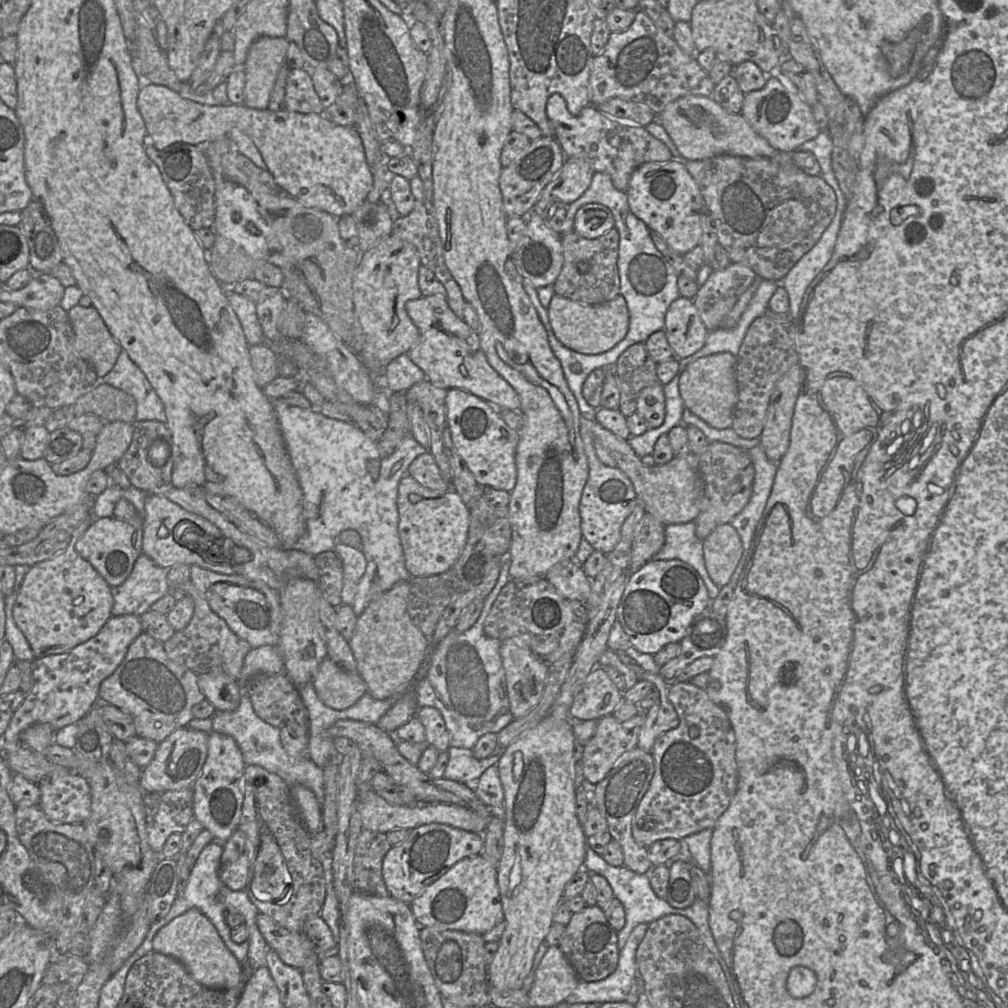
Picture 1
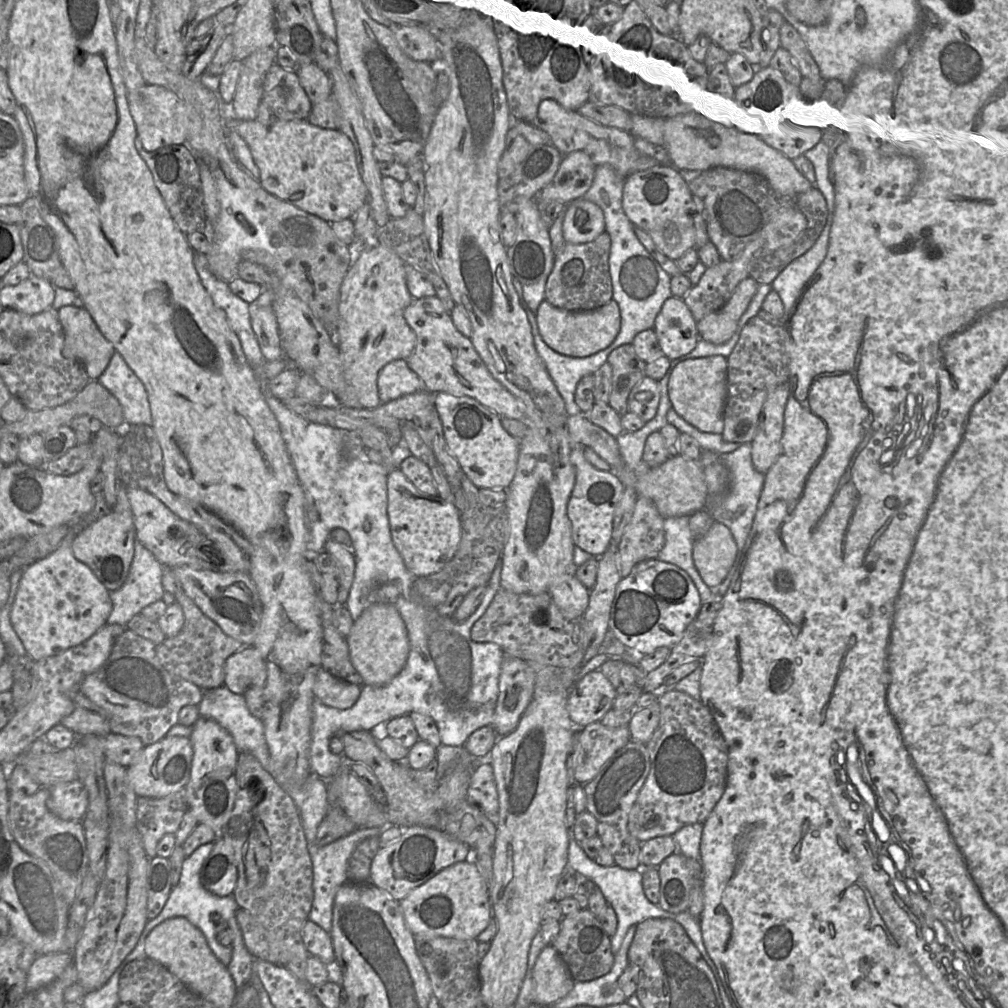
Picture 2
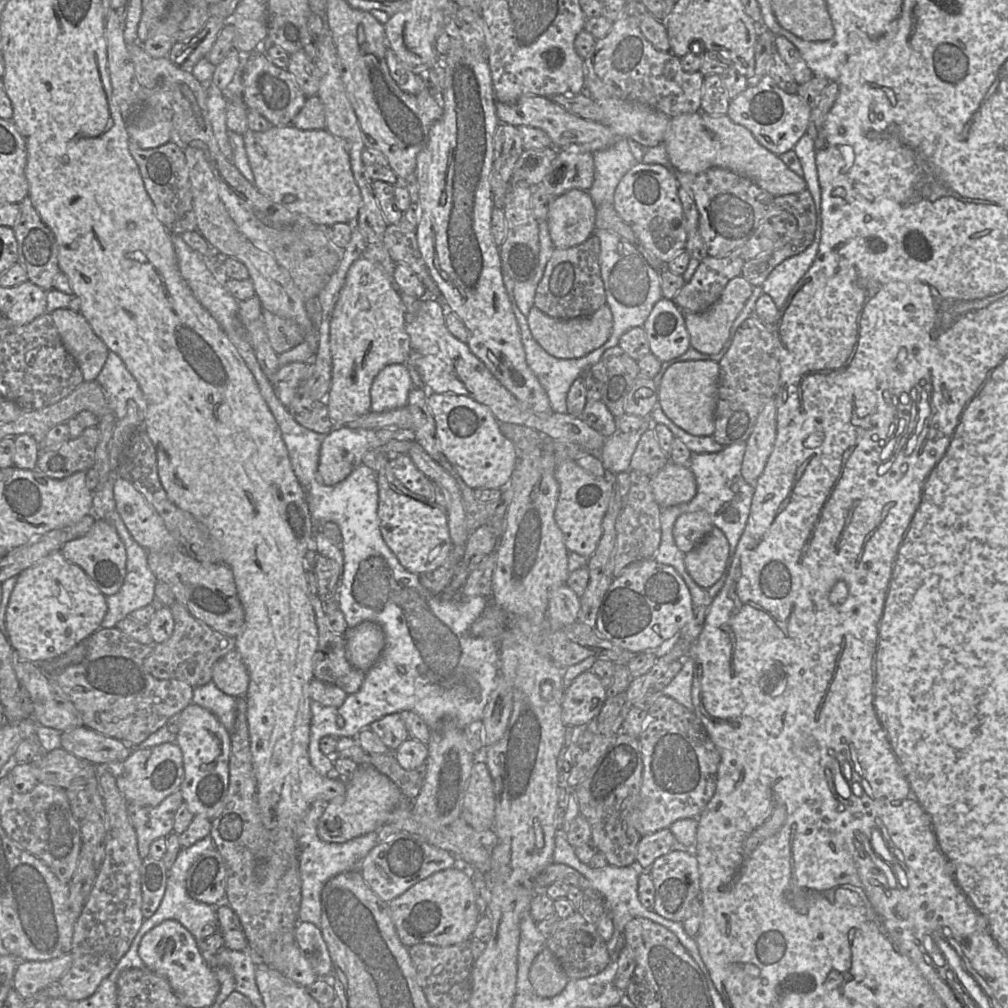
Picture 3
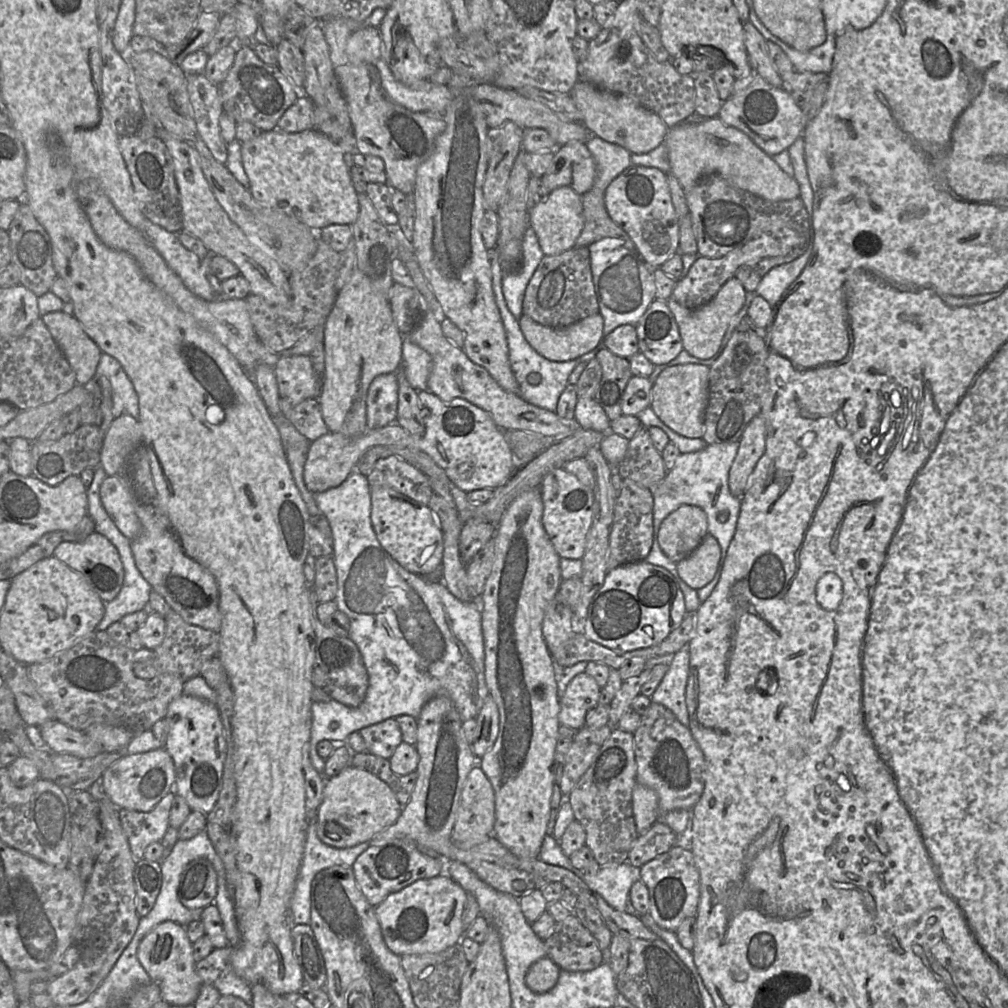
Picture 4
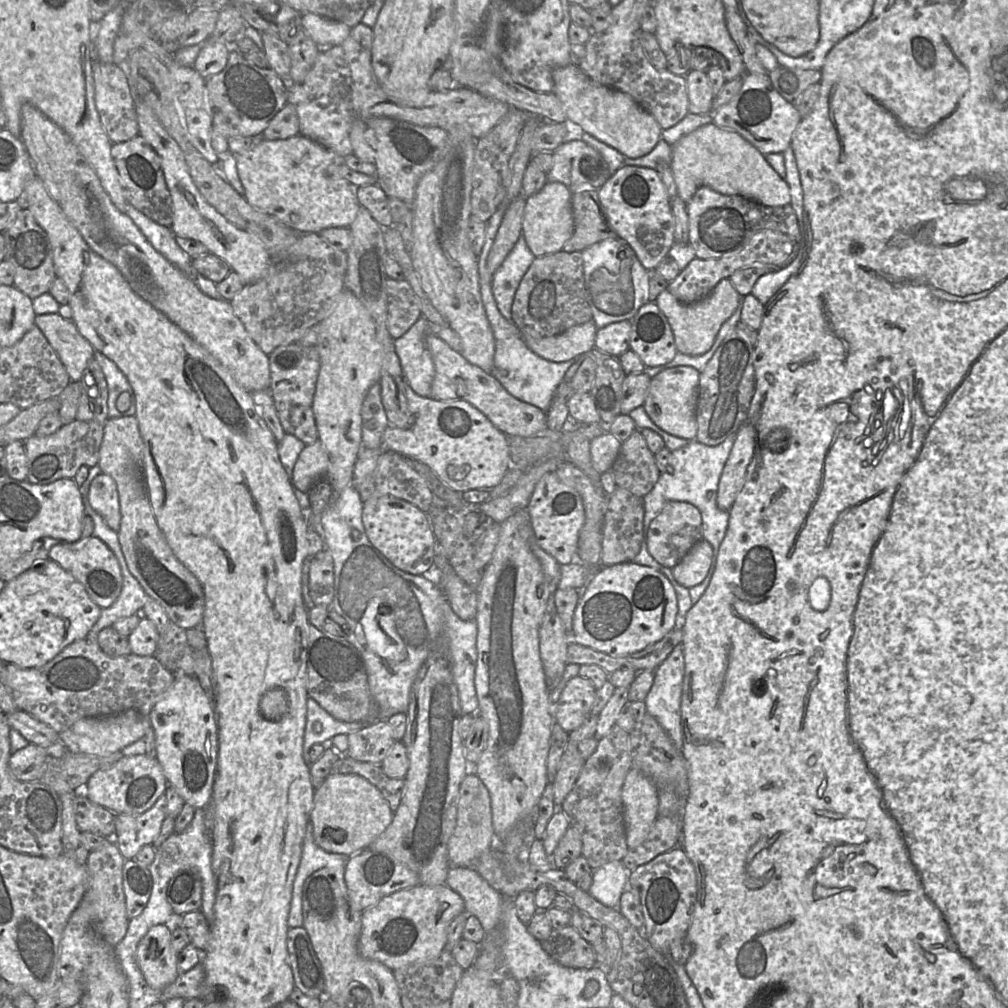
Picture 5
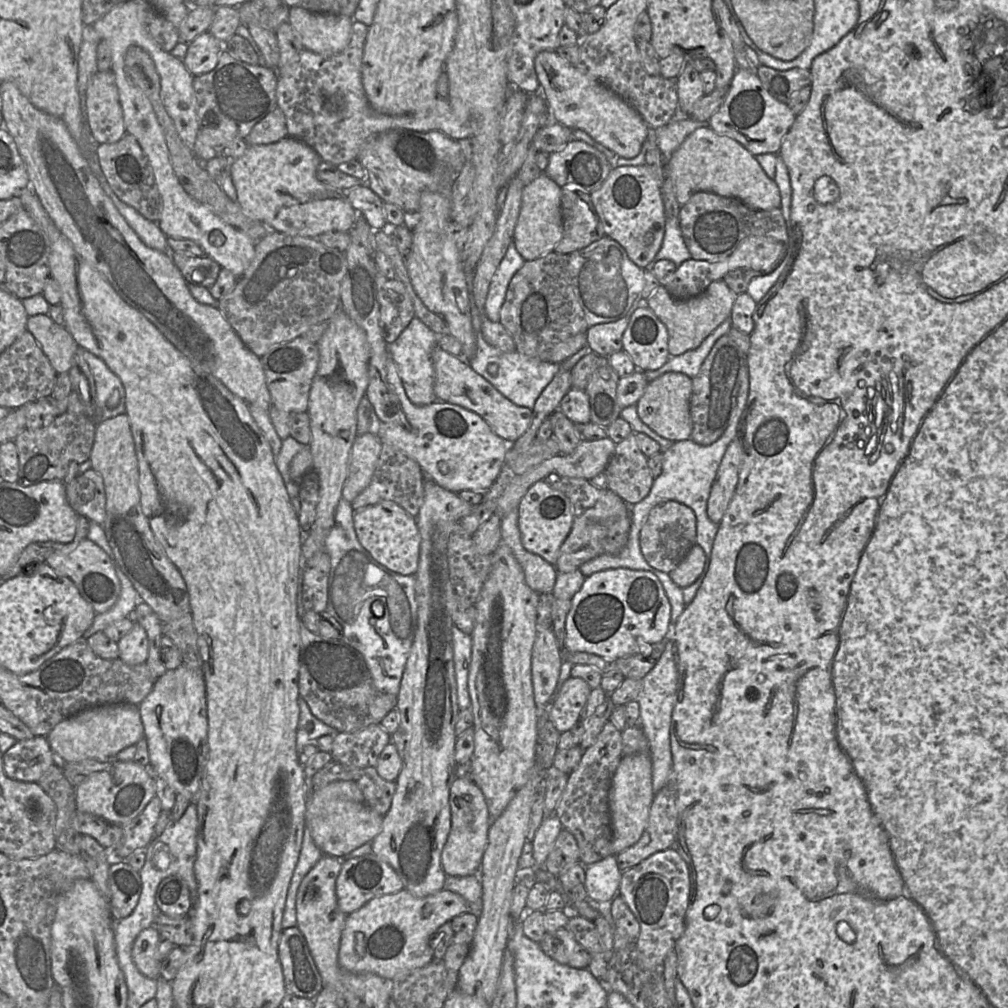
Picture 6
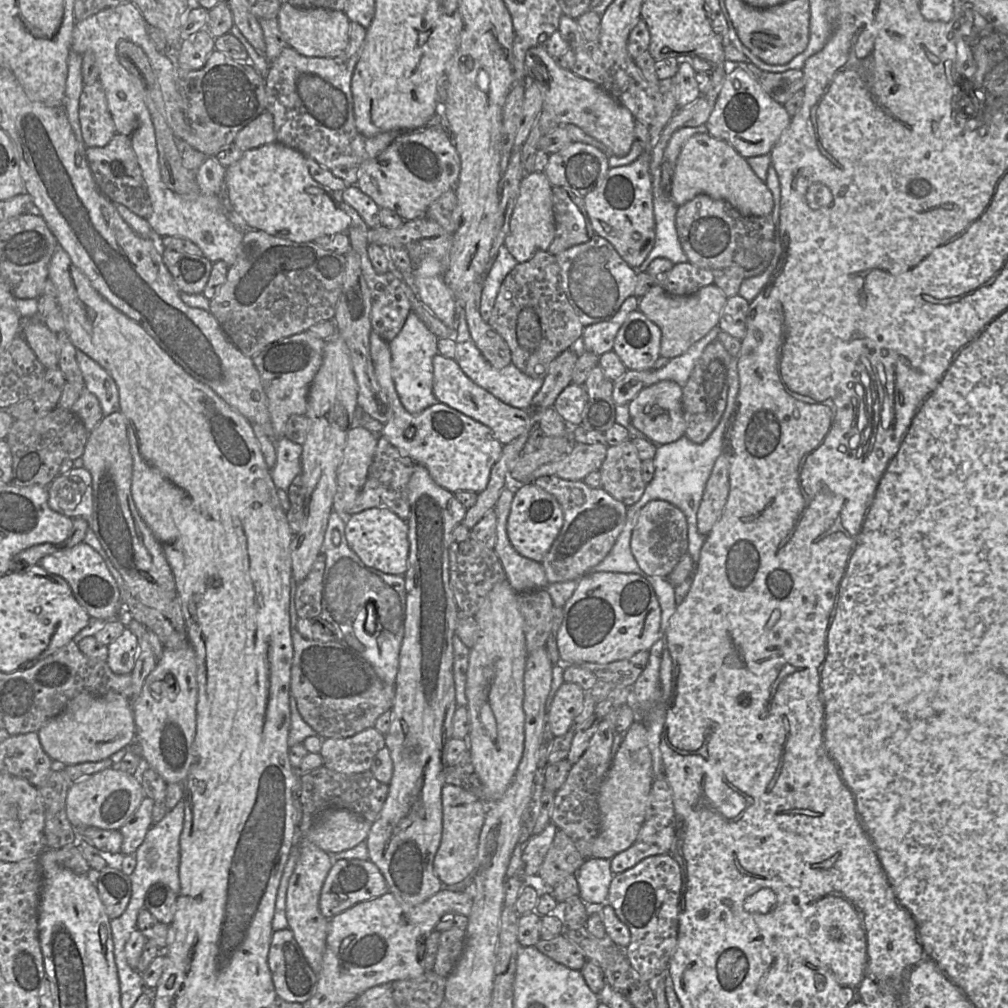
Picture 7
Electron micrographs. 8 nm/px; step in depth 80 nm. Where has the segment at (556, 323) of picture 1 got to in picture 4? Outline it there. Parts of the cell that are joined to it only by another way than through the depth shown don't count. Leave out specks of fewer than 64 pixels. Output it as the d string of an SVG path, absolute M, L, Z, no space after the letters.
M600 313L560 329L543 326L526 315L520 317L519 325L530 346L541 356L556 362L573 360L591 352L602 344L604 338L604 319Z

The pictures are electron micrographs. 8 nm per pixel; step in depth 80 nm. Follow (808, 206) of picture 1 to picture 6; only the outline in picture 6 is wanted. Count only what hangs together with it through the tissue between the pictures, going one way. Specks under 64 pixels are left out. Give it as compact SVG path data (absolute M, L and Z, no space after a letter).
M696 192L681 206L679 225L691 258L677 266L666 289L677 299L689 299L701 294L712 282L723 279L735 293L747 291L750 281L768 274L780 265L786 265L791 256L791 239L786 220L780 208L756 210L736 198L719 196L711 192Z

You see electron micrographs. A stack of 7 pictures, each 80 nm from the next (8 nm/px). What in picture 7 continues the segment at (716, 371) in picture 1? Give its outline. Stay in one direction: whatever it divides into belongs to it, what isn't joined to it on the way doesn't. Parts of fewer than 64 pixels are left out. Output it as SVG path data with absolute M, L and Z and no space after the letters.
M671 380L644 387L627 405L631 422L655 445L674 442L685 435L682 407L683 388Z

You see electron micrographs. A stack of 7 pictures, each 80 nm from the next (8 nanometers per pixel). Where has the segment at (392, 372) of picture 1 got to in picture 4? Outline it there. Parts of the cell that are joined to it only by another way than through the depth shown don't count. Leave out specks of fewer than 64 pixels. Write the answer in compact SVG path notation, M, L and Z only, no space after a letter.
M396 373L377 376L368 389L366 399L367 430L385 427L396 420L398 381Z

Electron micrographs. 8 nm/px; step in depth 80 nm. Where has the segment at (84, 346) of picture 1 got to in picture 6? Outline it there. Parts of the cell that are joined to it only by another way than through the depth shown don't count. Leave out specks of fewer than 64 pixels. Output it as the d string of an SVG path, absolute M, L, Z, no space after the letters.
M38 314L29 316L26 330L33 334L55 371L58 374L68 373L72 366L74 356L80 347L65 326L54 322L48 314Z

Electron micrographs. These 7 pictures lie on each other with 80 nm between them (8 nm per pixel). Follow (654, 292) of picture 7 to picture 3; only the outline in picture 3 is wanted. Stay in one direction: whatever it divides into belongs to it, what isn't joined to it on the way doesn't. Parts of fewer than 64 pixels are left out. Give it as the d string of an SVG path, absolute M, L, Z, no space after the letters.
M737 276L728 282L718 301L707 310L700 313L683 312L691 348L708 355L718 353L728 340L730 329L750 298L753 288L746 279Z

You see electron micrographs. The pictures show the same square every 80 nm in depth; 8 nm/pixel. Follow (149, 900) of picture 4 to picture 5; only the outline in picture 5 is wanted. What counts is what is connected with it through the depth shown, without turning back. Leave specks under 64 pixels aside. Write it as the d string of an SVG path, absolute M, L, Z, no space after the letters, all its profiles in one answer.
M126 860L123 866L123 890L129 919L139 916L145 909L153 889L149 866L135 860Z

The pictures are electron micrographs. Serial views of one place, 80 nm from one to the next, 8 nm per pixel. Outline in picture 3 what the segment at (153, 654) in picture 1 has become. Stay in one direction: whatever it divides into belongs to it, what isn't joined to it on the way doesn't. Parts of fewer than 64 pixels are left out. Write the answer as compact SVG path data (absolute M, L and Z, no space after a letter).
M116 627L100 628L84 641L87 652L82 661L55 673L48 672L48 678L54 678L66 699L81 714L84 727L136 747L164 727L172 716L193 703L193 686L178 679L155 678L144 669L144 659L152 652L153 645L141 644Z

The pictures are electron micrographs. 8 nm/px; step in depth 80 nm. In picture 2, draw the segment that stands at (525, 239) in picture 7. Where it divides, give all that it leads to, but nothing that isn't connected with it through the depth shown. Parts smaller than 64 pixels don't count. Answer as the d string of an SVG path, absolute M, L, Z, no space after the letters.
M577 199L563 211L562 232L565 243L585 244L605 232L603 211L595 203Z

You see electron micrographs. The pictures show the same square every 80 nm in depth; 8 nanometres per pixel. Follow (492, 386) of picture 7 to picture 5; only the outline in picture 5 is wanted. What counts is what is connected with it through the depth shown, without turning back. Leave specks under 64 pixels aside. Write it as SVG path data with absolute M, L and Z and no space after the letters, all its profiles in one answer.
M485 240L478 263L482 302L496 342L492 376L517 399L547 411L555 398L558 385L564 380L566 371L575 360L553 362L536 355L528 348L516 325L501 314L492 292L493 274L489 272L487 267L487 257L492 244L493 240Z

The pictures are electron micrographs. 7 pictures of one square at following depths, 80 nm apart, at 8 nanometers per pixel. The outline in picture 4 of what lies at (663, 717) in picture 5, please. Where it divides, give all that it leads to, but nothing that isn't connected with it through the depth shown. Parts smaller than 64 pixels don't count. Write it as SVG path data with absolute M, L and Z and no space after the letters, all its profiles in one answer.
M688 649L677 651L671 657L665 676L650 697L653 703L661 704L669 709L684 725L688 725L685 694L689 677L689 660Z

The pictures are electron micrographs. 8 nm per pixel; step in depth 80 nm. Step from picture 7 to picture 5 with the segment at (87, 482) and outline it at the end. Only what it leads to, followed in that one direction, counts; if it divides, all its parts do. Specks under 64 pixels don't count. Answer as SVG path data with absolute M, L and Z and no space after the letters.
M103 473L97 475L88 490L88 502L106 525L117 532L121 513L117 485L112 477Z

